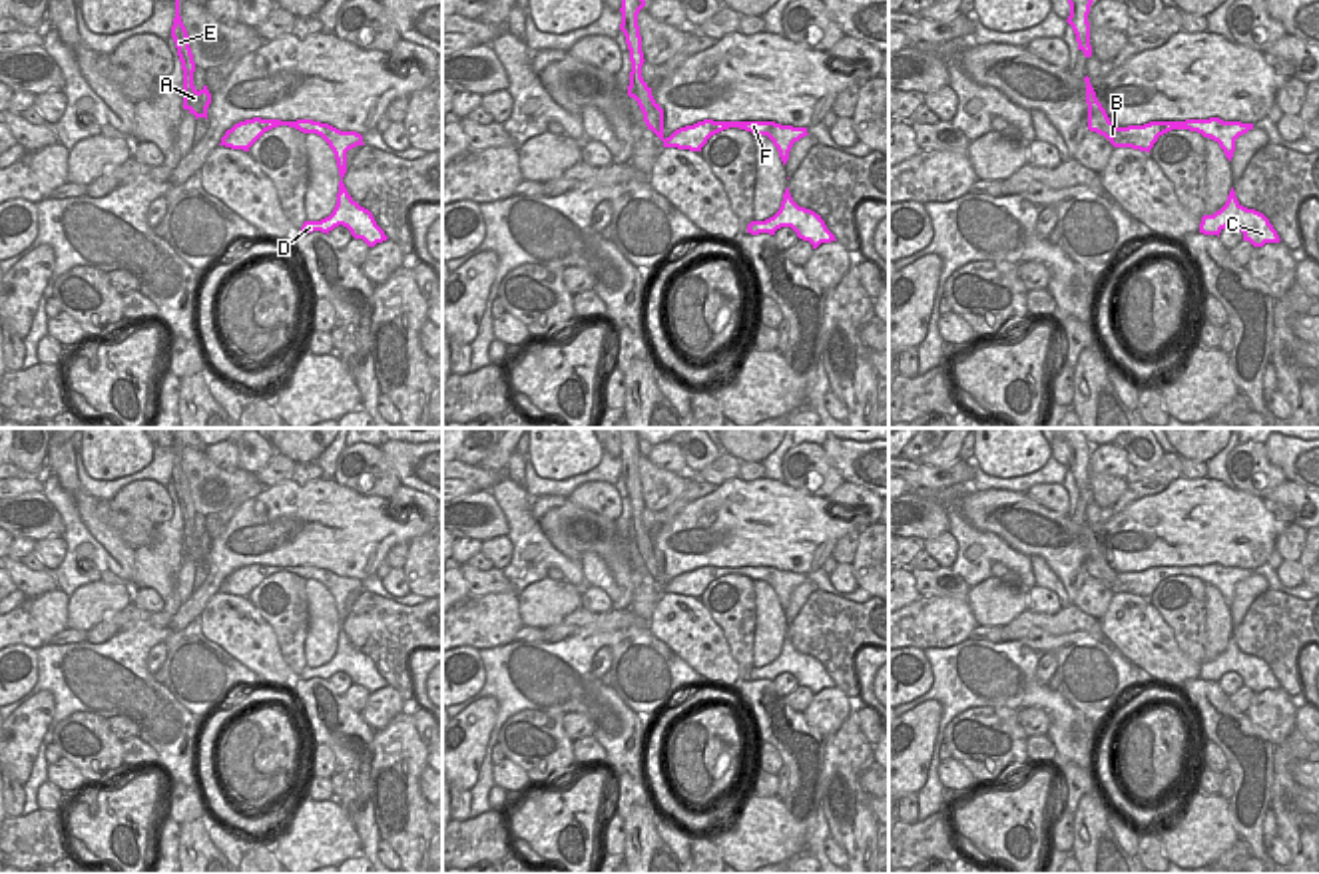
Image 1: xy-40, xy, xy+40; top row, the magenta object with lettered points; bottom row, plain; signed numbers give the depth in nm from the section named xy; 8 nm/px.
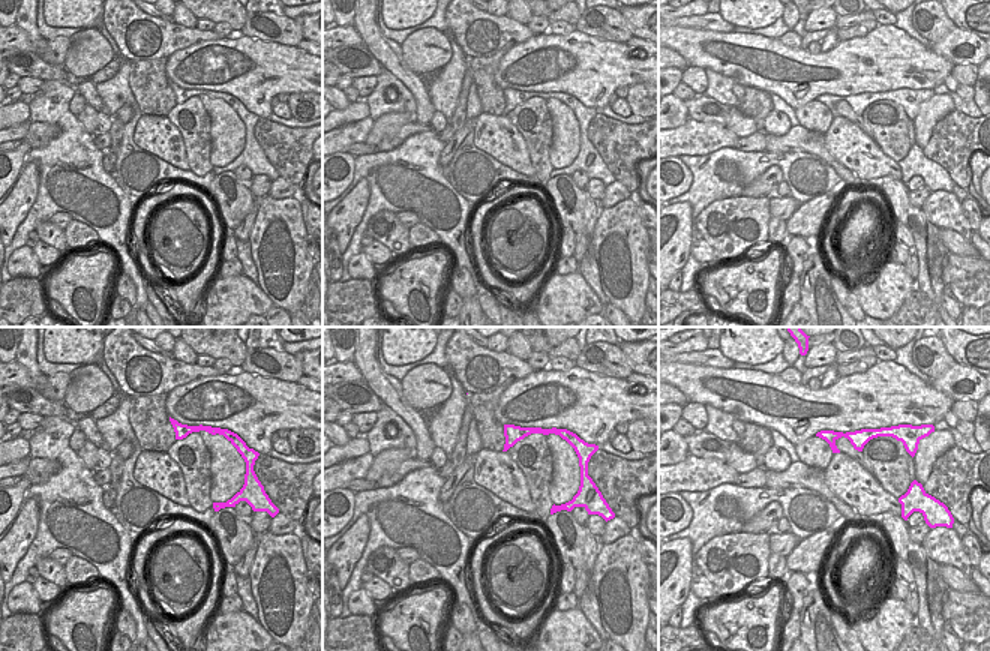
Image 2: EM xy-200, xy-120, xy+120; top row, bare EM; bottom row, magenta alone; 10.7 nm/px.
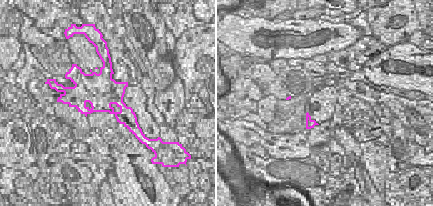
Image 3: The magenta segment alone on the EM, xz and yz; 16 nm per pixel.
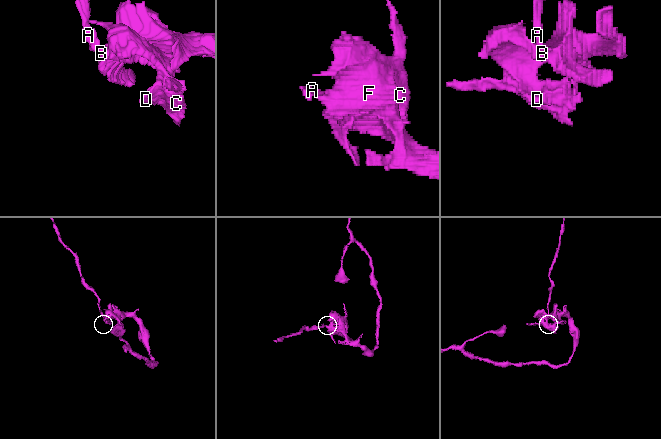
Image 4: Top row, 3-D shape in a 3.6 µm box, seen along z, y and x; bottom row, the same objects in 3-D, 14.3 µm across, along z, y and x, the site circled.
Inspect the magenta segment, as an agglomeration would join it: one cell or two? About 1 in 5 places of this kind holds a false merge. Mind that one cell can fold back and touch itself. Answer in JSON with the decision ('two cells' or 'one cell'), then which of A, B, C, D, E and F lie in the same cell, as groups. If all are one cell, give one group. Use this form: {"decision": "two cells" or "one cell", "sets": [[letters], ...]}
{"decision": "two cells", "sets": [["A", "E"], ["B", "C", "D", "F"]]}

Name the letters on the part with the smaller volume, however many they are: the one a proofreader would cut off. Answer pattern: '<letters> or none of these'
A, E

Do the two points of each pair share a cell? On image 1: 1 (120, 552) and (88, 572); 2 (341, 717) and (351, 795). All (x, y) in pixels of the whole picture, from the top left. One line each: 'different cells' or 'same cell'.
1: different cells
2: same cell

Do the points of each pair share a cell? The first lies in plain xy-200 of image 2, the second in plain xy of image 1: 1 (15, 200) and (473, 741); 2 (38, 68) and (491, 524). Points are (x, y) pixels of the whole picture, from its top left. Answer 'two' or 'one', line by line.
1: one
2: one

